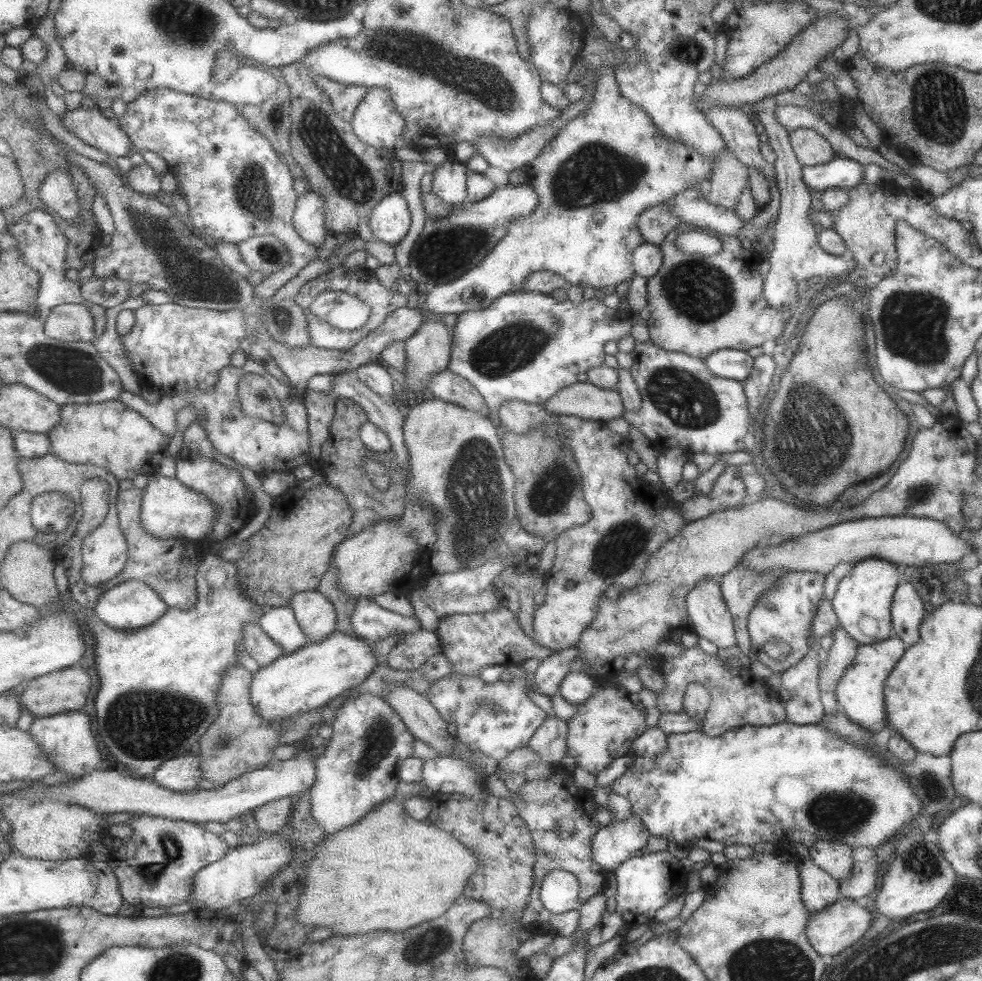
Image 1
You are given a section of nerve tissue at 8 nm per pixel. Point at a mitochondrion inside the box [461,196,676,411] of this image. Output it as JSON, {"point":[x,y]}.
{"point":[512,348]}

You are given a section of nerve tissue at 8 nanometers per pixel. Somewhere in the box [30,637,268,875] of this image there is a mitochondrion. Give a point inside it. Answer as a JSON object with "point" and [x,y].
{"point":[156,724]}

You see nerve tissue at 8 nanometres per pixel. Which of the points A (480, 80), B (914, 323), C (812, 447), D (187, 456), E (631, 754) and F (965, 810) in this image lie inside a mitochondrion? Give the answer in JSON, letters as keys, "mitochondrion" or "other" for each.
{"A":"mitochondrion","B":"mitochondrion","C":"mitochondrion","D":"other","E":"other","F":"other"}

